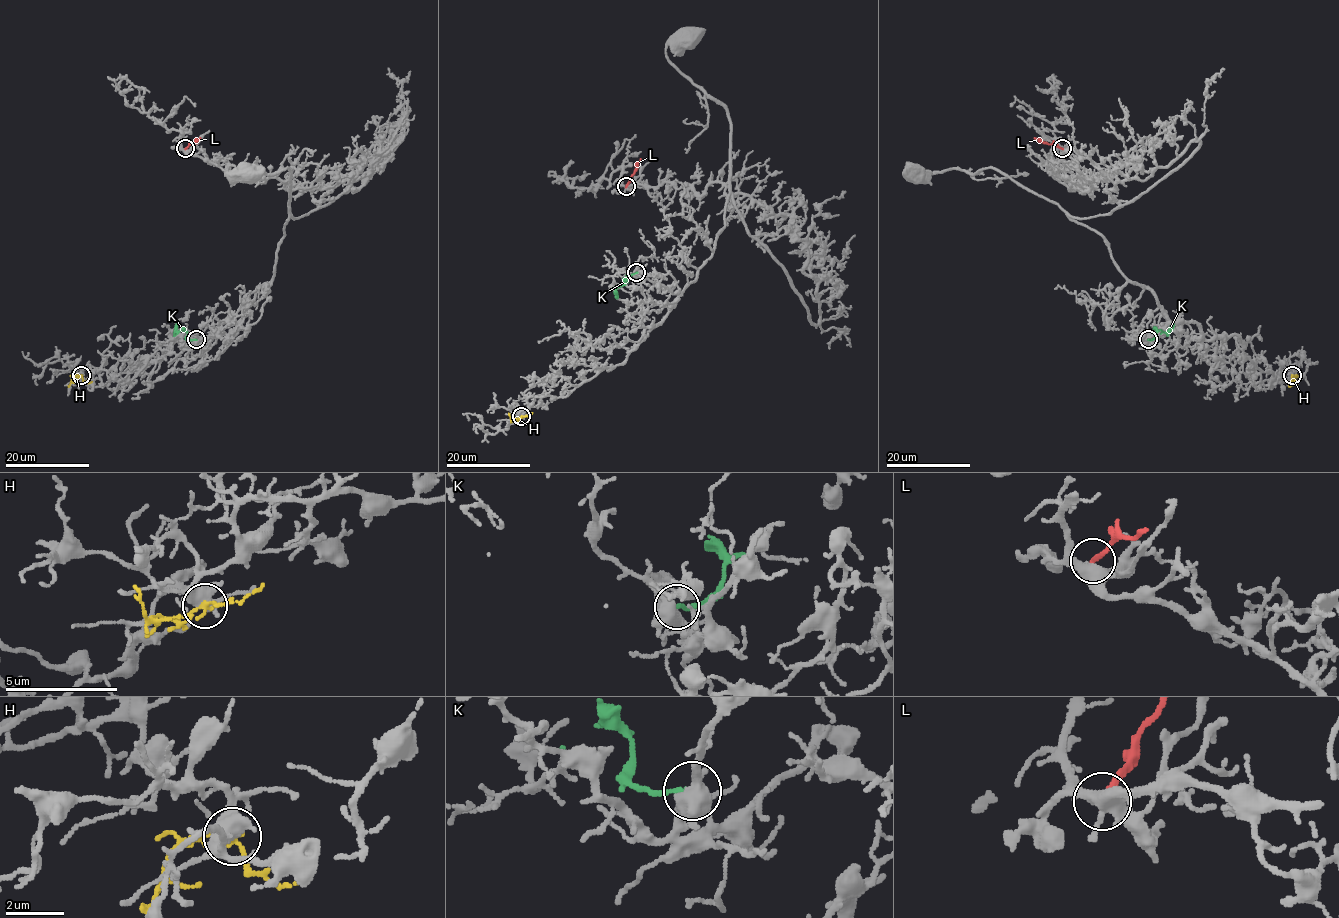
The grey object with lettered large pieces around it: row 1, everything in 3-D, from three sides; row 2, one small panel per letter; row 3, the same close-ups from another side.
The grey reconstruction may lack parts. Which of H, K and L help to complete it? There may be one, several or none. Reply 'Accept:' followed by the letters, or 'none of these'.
Accept: L

